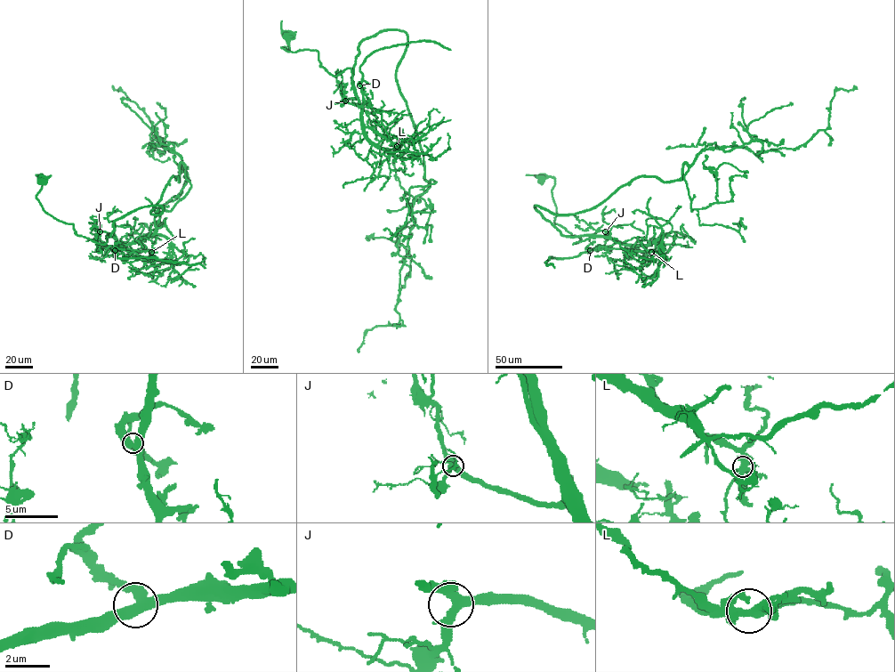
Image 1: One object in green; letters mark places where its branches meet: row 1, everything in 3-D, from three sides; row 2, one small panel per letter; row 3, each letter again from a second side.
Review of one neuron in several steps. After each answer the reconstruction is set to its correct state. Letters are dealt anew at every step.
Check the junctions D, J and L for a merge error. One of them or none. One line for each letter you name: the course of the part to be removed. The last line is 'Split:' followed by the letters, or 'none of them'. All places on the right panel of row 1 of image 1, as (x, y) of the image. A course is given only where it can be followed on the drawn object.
L: foreign part runs (651, 252), (603, 248), (584, 251), (576, 256), (550, 257), (545, 263), (552, 263), (554, 268)
Split: L

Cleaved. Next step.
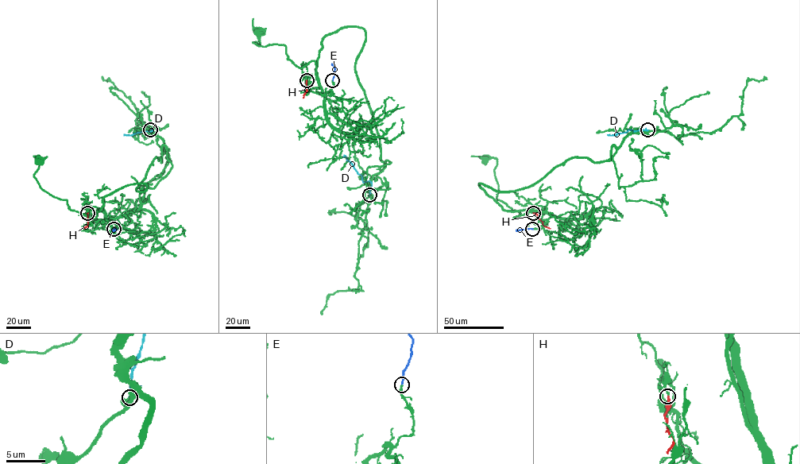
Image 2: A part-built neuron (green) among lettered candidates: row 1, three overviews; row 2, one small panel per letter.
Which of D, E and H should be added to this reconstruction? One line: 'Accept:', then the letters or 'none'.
Accept: E

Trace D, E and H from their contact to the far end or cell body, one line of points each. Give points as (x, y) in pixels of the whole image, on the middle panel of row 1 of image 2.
D: (369, 195), (372, 183), (363, 182), (362, 175), (345, 156), (342, 156)
E: (332, 80), (334, 67), (331, 63)
H: (307, 80), (307, 90), (303, 98)

